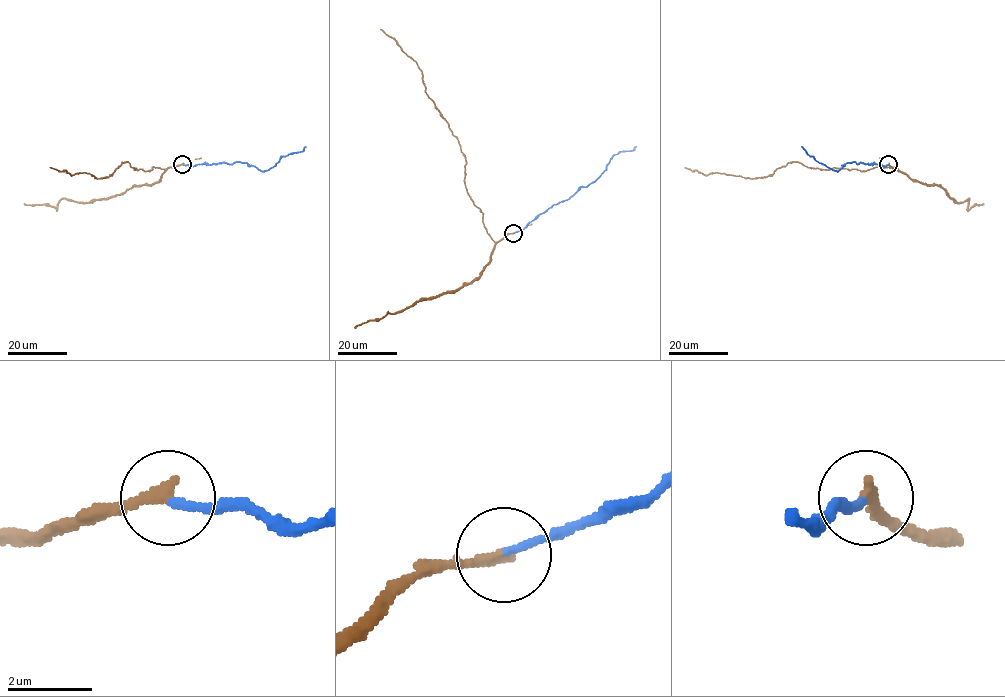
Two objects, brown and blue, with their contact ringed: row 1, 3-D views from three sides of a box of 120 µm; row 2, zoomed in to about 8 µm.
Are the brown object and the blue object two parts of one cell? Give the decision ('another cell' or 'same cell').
another cell

